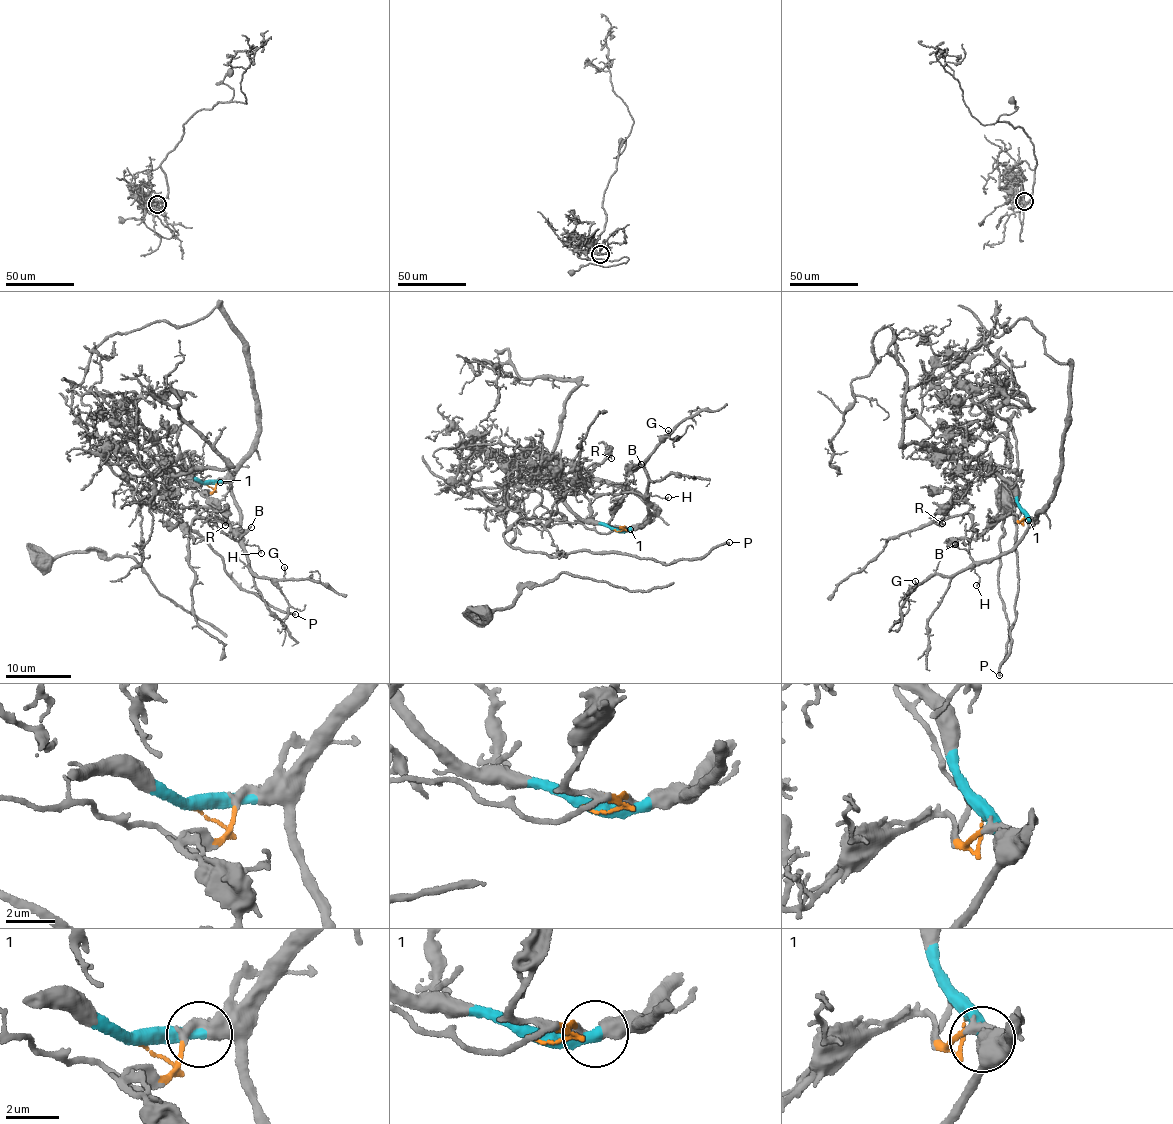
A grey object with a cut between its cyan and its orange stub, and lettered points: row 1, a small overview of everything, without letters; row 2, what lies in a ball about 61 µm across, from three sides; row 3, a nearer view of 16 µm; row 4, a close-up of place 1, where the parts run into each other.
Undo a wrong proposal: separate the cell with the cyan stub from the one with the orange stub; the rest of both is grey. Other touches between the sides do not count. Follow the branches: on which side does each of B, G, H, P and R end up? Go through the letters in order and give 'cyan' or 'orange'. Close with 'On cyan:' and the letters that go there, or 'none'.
B: orange
G: cyan
H: cyan
P: orange
R: orange
On cyan: G, H

